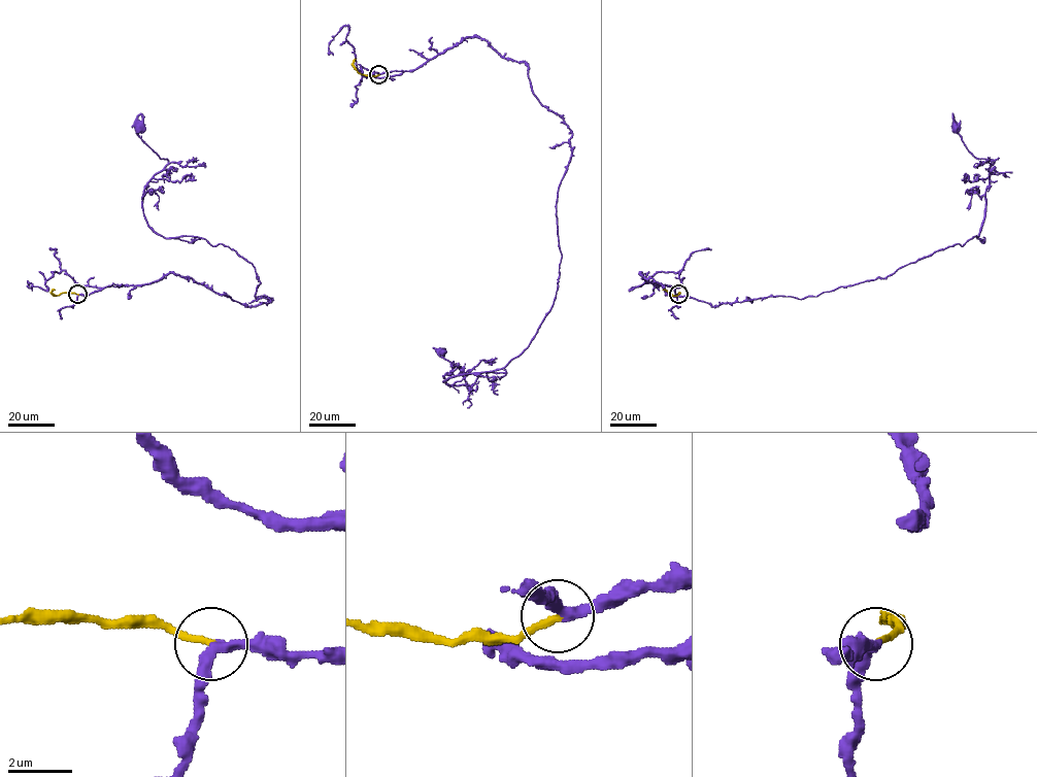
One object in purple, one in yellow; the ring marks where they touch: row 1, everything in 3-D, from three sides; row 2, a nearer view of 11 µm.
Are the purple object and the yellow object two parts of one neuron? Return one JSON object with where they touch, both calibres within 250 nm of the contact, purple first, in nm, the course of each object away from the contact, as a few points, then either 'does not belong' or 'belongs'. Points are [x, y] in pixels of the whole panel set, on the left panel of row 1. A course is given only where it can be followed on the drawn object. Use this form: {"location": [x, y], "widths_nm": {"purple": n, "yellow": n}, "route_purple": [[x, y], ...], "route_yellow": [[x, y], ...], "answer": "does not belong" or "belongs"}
{"location": [77, 294], "widths_nm": {"purple": 320, "yellow": 200}, "route_purple": [[78, 295], [170, 272], [270, 302], [233, 249], [147, 224], [143, 190], [168, 161], [139, 127]], "route_yellow": [[77, 295], [55, 296], [52, 293], [55, 290]], "answer": "belongs"}

